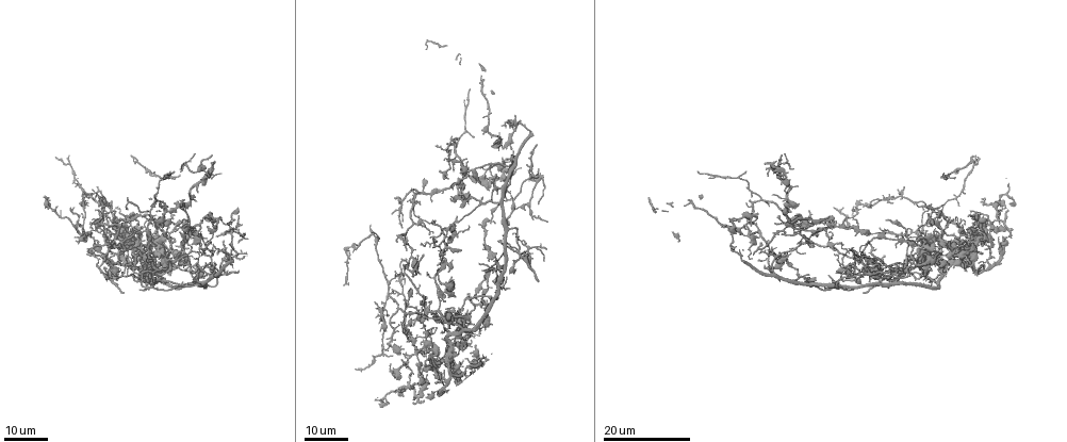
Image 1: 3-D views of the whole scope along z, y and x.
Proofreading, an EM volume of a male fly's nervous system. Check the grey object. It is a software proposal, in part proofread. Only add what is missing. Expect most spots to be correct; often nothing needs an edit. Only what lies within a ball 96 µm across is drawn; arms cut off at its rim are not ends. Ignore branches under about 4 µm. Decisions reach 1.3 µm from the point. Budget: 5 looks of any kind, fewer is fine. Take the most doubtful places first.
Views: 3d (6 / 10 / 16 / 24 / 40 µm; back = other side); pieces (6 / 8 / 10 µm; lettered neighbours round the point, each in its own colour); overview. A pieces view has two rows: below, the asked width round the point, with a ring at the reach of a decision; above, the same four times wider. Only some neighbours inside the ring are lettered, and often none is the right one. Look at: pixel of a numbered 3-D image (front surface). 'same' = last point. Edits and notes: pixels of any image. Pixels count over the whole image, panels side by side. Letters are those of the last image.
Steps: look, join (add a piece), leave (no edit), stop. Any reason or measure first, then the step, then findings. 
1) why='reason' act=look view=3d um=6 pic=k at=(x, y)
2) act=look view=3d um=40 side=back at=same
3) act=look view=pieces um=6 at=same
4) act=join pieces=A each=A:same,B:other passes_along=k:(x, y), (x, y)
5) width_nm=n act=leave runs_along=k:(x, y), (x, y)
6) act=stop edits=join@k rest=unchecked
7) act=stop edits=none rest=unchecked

why='free end' act=look view=3d um=24 pic=1 at=(453, 188)

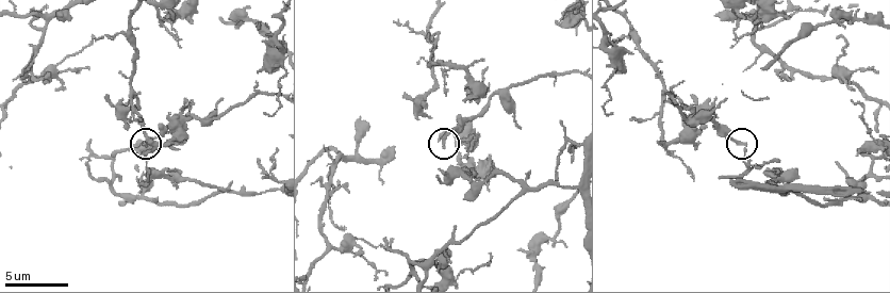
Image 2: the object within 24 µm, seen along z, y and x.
act=look view=pieces um=10 pic=2 at=(744, 142)

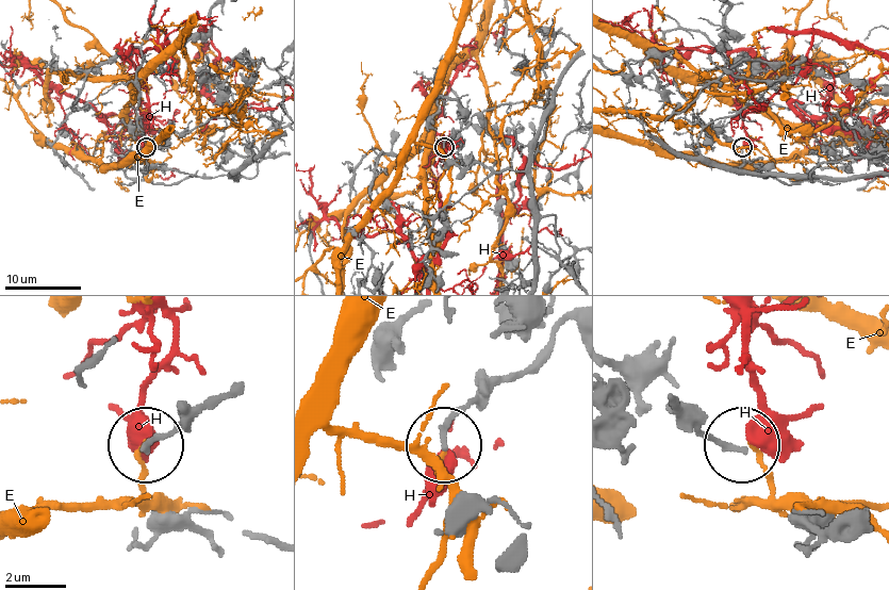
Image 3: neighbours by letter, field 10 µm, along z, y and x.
act=leave each=E:other,H:other runs_along=3:(672, 403), (694, 426), (738, 448) found='none of them fits'

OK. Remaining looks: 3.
why='end of a long branch' act=look view=3d um=24 pic=1 at=(402, 225)

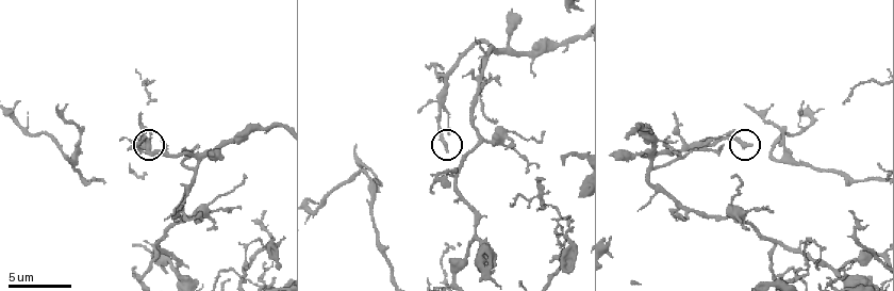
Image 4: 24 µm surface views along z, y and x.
act=look view=pieces um=10 pic=4 at=(751, 144)

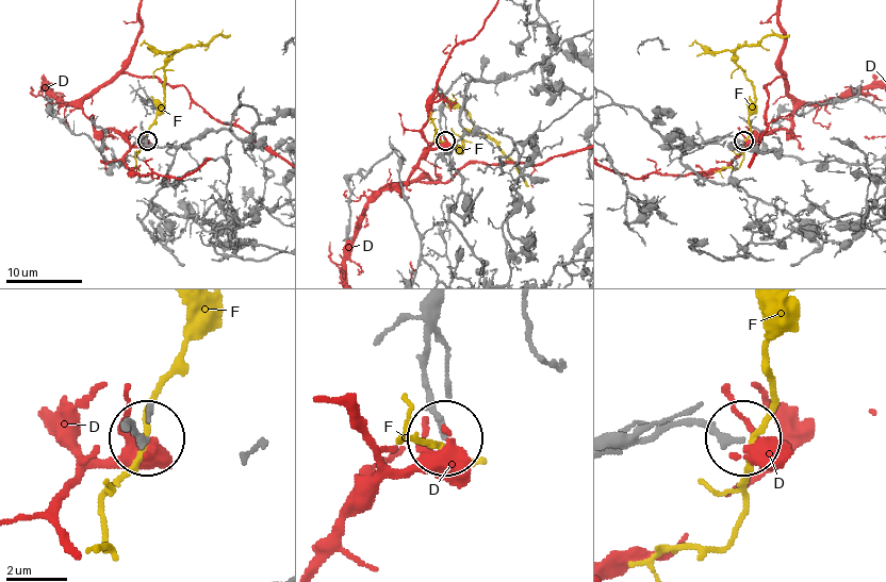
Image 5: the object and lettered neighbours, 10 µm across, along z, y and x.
act=leave each=D:other,F:other runs_along=5:(441, 312), (426, 349), (426, 403), (441, 438) found='no lettered piece goes on from it'

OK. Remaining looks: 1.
why='an open end' act=look view=pieces um=8 pic=4 at=(611, 154)

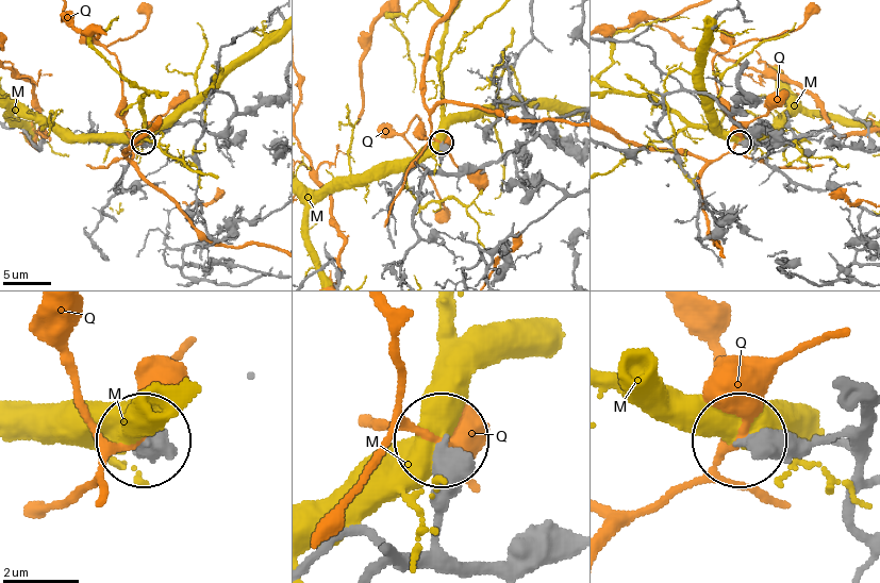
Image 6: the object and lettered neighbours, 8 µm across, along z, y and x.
act=leave each=M:other,Q:other found='no lettered piece goes on from it'

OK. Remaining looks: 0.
act=stop edits=none rest=unchecked

